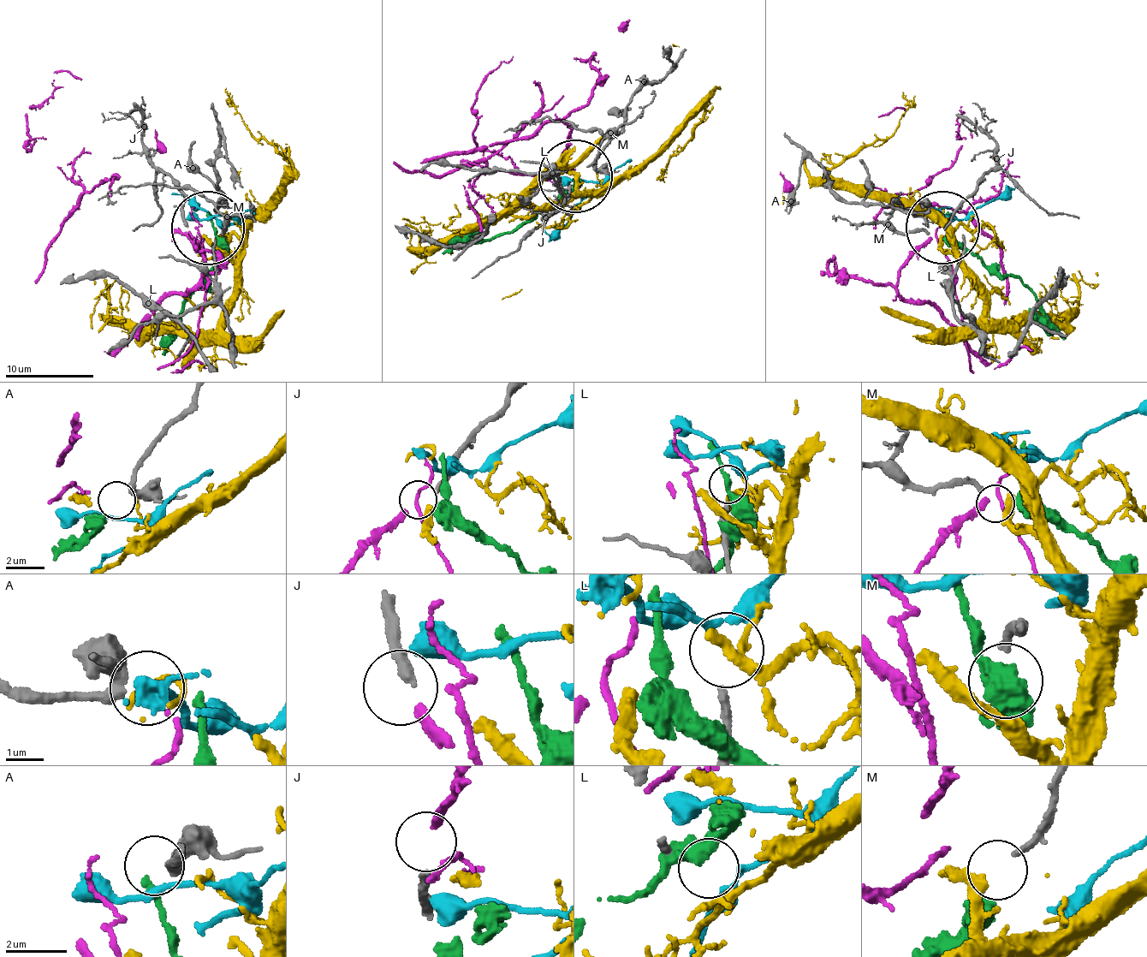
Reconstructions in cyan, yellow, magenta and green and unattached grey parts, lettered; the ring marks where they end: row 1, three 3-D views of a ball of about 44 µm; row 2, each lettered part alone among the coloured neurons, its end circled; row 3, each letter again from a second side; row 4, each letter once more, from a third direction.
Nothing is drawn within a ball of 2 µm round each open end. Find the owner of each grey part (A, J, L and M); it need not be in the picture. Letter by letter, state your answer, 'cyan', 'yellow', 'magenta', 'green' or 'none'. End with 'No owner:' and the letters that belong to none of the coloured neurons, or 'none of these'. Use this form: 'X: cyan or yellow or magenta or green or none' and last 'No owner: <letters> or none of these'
A: none
J: magenta
L: cyan
M: yellow
No owner: A

